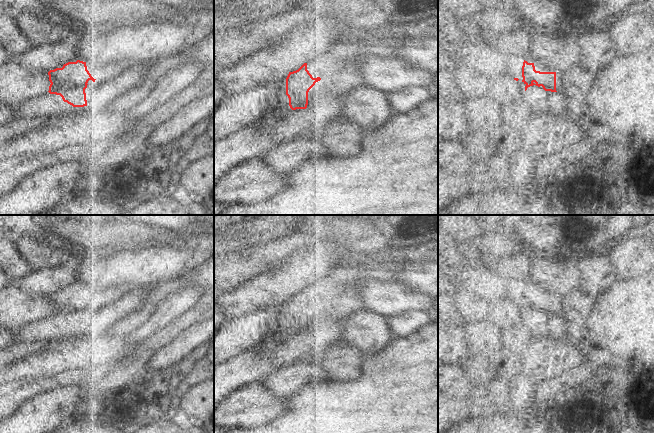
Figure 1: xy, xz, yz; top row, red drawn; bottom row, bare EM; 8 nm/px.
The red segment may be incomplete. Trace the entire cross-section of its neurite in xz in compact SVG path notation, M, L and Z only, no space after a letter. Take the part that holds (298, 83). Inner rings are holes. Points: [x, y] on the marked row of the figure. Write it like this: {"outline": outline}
{"outline": "M304 63L298 70L289 72L286 78L286 93L278 97L278 104L261 118L253 121L251 128L268 128L283 120L289 113L296 109L306 109L308 105L308 92L320 81L313 78Z"}

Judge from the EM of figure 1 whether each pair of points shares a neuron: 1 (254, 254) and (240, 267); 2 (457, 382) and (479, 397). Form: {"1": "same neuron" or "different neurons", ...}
{"1": "same neuron", "2": "different neurons"}

